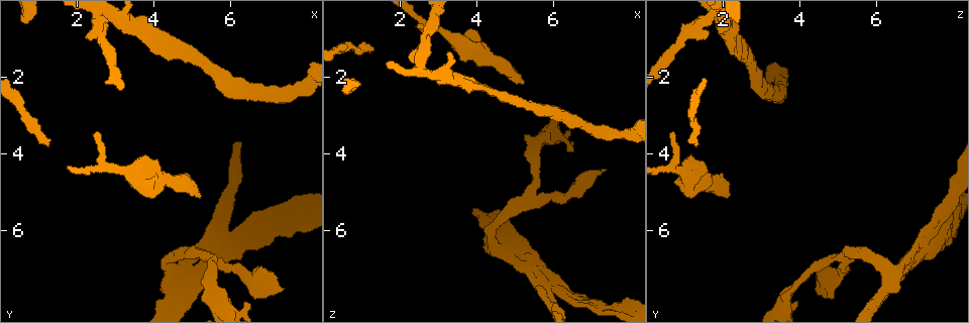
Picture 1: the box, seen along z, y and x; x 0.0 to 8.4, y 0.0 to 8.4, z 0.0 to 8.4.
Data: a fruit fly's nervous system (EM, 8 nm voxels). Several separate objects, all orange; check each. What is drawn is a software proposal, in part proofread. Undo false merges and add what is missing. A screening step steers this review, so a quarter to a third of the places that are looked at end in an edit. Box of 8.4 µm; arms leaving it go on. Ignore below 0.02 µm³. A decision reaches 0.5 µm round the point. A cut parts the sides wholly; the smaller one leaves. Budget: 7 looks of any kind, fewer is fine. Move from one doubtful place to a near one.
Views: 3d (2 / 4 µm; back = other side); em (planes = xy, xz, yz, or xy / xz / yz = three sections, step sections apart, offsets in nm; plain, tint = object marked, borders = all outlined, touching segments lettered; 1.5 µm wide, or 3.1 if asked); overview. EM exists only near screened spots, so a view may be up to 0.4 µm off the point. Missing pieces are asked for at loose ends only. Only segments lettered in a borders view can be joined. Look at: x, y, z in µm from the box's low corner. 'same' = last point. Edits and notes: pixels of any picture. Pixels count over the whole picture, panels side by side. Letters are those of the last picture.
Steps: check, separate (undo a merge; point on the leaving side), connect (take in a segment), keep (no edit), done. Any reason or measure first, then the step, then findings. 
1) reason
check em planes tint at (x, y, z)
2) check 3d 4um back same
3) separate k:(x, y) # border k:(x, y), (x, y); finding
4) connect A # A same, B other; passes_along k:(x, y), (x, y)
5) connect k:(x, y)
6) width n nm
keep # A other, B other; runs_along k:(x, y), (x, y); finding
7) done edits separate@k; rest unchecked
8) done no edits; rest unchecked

an open end
check em xy step 4 tint at (7.40, 7.55, 4.50)

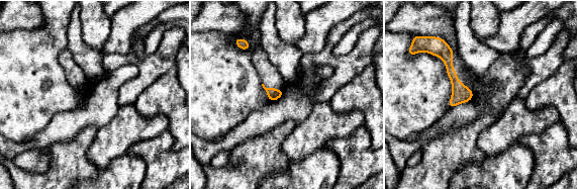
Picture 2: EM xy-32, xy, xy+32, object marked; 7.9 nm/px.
cut it another way
check em yz step 8 borders same

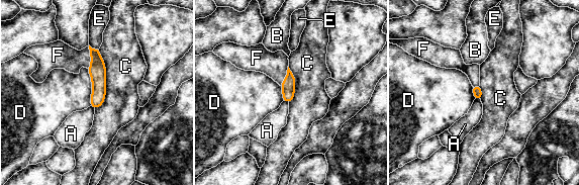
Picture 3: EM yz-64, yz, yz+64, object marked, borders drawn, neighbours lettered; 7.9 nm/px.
connect F # A other, B other, C other, D other, E other, F same; passes_along 3:(97, 70), (91, 58), (60, 55); it goes on there

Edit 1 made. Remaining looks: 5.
tapers out
check 3d 2um at (2.55, 3.45, 0.75)

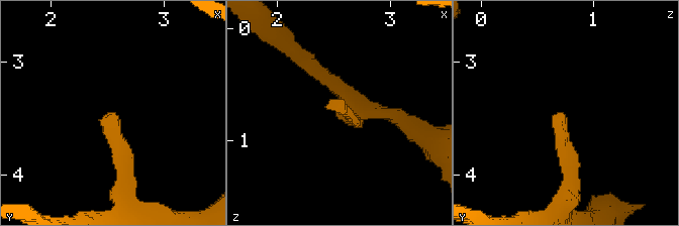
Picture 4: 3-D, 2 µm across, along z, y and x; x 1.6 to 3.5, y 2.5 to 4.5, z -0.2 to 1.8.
check em planes borders at (2.54, 3.46, 0.74)

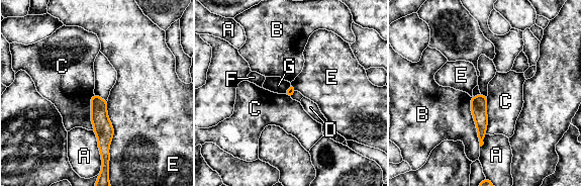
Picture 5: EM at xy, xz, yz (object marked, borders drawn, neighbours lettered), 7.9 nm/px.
keep # A other, B other, C other, D other, E other, F other, G other; border 5:(92, 94), (91, 122), (93, 130); no lettered segment goes on from it

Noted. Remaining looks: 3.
check 3d 4um at (5.25, 5.05, 2.10)

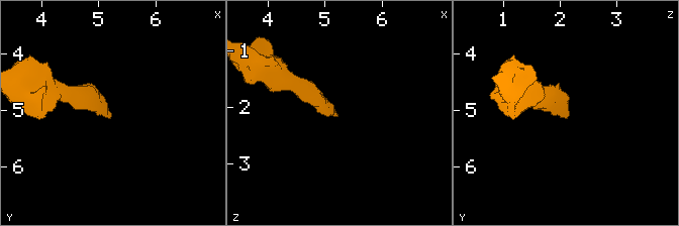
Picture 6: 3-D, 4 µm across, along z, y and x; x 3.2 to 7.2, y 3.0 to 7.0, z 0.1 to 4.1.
check em planes plain at (5.20, 5.00, 2.15)

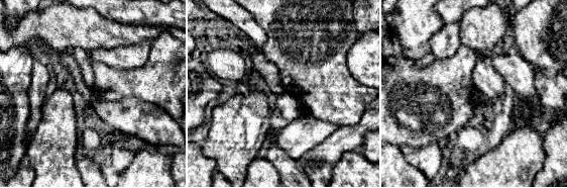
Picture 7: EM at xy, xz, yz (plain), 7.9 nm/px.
check em planes borders same

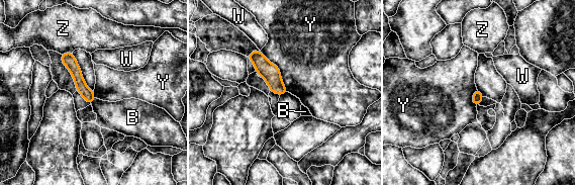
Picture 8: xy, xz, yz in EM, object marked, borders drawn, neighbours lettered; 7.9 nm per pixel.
keep # B other, W other, Y other, Z other; border 8:(260, 52), (278, 68), (288, 91); none of them fits

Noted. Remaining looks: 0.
done edits connect@3; rest unchecked

